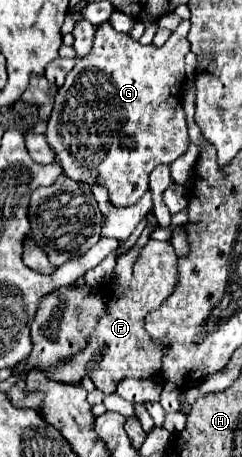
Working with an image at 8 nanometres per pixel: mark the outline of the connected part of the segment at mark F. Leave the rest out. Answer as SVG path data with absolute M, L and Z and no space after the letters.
M149 241L141 249L133 265L131 283L127 287L119 287L115 281L107 285L105 313L97 319L97 329L87 339L85 349L75 353L67 363L39 371L43 371L53 381L69 383L69 385L79 385L85 377L89 377L93 385L101 389L105 395L115 393L117 385L123 379L151 379L159 375L161 359L169 343L155 341L145 331L145 317L149 311L159 309L161 303L175 291L175 287L177 287L177 255L171 243Z

